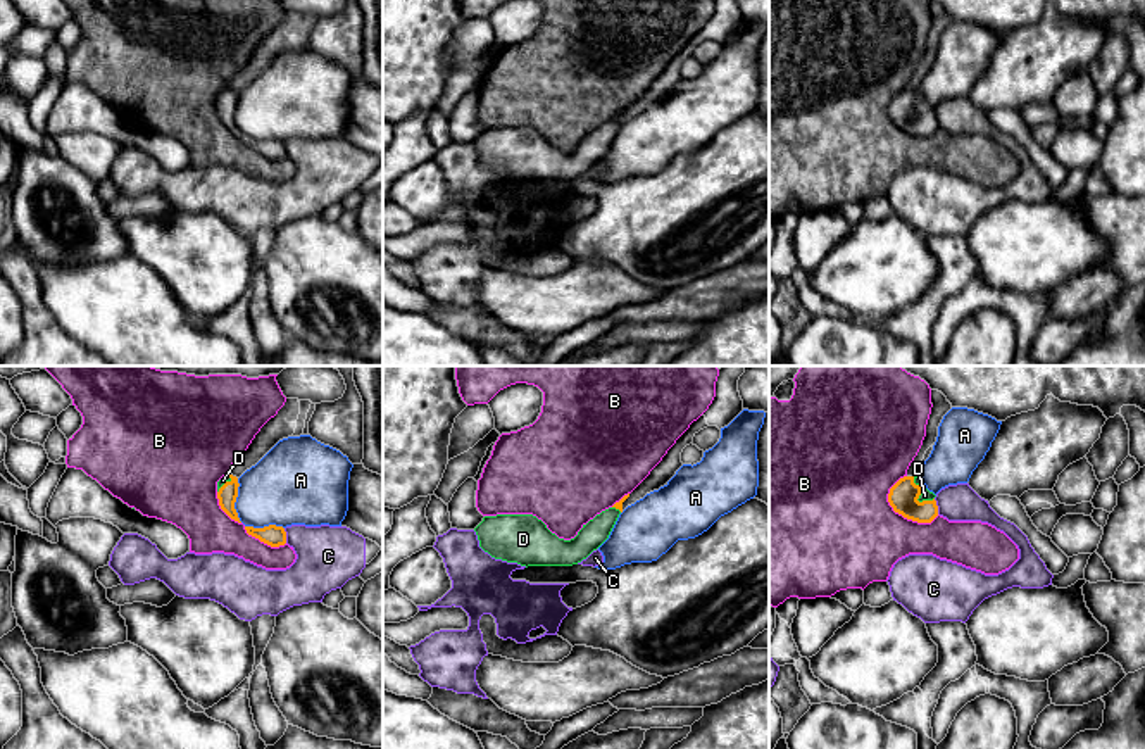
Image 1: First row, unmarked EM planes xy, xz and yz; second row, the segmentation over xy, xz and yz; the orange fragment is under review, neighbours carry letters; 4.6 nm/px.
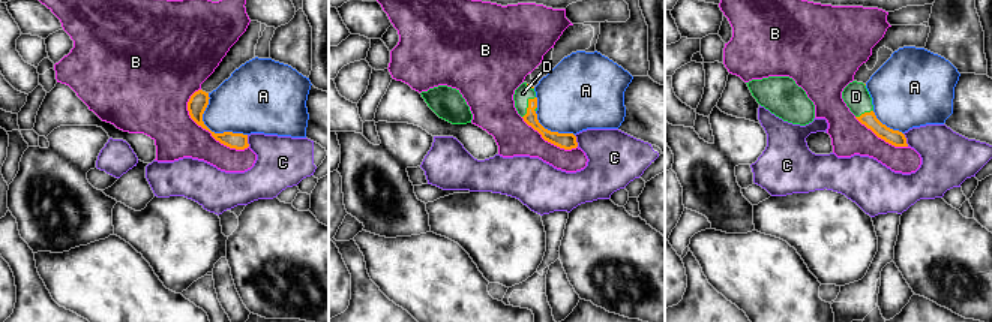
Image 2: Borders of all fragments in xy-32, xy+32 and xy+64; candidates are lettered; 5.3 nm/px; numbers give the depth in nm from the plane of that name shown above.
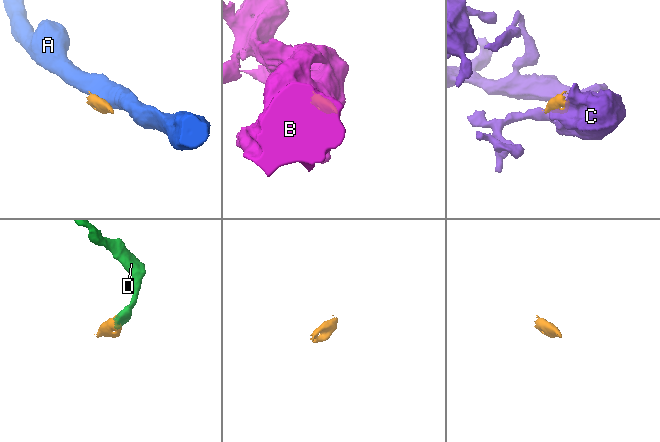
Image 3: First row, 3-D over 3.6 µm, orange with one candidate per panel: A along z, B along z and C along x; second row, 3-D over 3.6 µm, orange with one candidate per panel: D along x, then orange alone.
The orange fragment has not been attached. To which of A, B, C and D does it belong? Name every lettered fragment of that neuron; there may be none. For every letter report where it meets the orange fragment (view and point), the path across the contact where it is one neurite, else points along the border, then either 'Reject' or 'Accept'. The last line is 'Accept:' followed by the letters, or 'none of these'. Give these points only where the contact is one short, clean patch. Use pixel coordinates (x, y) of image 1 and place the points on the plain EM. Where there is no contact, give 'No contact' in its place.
A: Touches orange at xy (235, 114). Reject
B: Touches orange at yz (906, 130). Reject
C: Touches orange at xy (285, 149). Boundary: xy (283, 142), (287, 156). Reject
D: Touches orange at yz (919, 107). Path across: yz (904, 107), (919, 107), (925, 109). Accept
Accept: D

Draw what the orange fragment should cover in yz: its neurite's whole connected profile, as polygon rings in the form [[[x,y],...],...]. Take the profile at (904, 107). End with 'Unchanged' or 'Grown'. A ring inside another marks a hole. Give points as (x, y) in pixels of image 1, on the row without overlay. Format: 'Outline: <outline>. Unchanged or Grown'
Outline: [[[904,90],[890,102],[888,116],[907,133],[931,136],[938,129],[935,110],[917,90]]]. Grown

